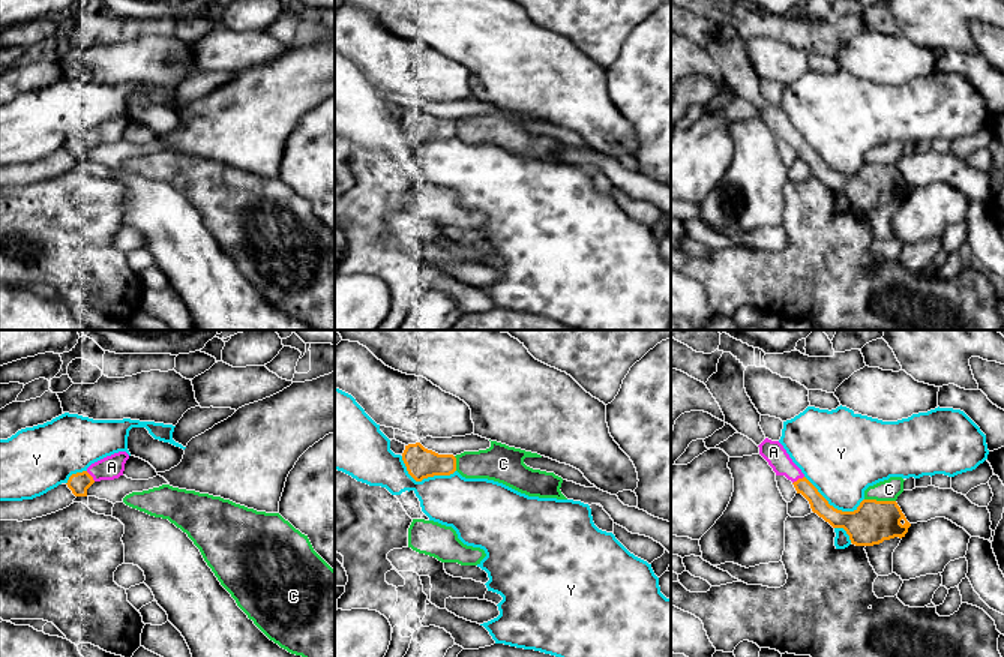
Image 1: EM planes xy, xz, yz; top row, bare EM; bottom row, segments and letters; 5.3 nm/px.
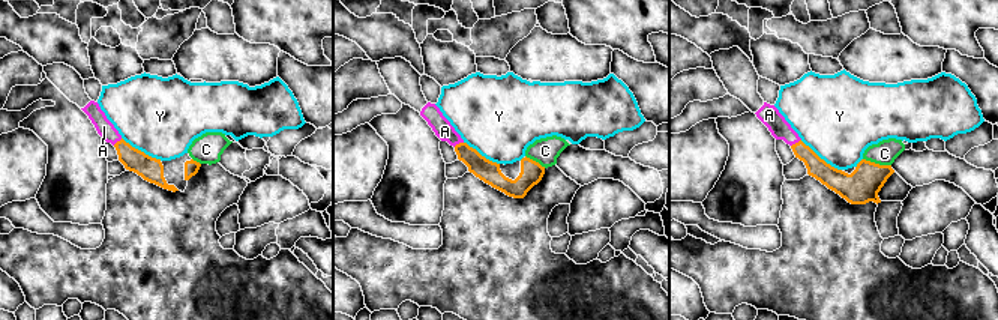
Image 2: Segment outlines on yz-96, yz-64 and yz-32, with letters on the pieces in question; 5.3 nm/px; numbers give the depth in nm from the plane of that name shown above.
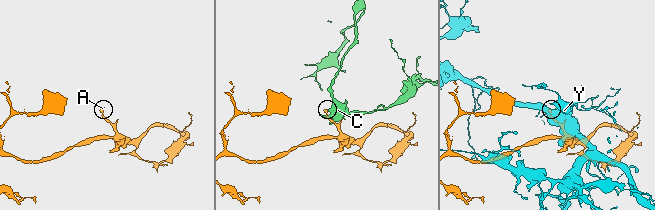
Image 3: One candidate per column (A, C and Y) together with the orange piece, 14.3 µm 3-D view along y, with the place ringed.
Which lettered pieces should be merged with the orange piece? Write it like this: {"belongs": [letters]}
{"belongs": ["A"]}

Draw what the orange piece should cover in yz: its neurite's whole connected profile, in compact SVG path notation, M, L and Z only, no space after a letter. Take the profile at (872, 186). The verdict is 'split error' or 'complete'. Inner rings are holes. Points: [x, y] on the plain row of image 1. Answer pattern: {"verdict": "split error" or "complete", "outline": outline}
{"verdict": "split error", "outline": "M723 16L717 36L705 46L725 80L725 87L752 104L776 140L791 144L797 158L809 165L812 176L833 192L843 192L852 208L873 210L894 201L905 201L911 188L896 165L863 164L854 176L842 176L828 168L792 126L783 110L764 99L759 90L761 78L744 52L744 34L737 21Z"}

